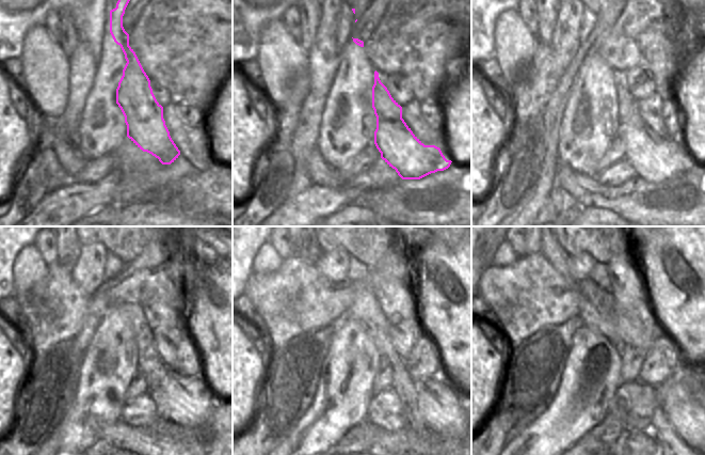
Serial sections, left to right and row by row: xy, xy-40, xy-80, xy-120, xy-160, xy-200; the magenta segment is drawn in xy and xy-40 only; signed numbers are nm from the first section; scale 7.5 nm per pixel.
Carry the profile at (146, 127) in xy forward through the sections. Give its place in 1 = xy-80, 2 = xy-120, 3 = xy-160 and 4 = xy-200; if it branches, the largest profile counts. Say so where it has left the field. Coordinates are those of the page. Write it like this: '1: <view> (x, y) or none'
1: xy-80 (654, 159)
2: xy-120 (183, 401)
3: xy-160 (432, 403)
4: xy-200 (688, 420)

